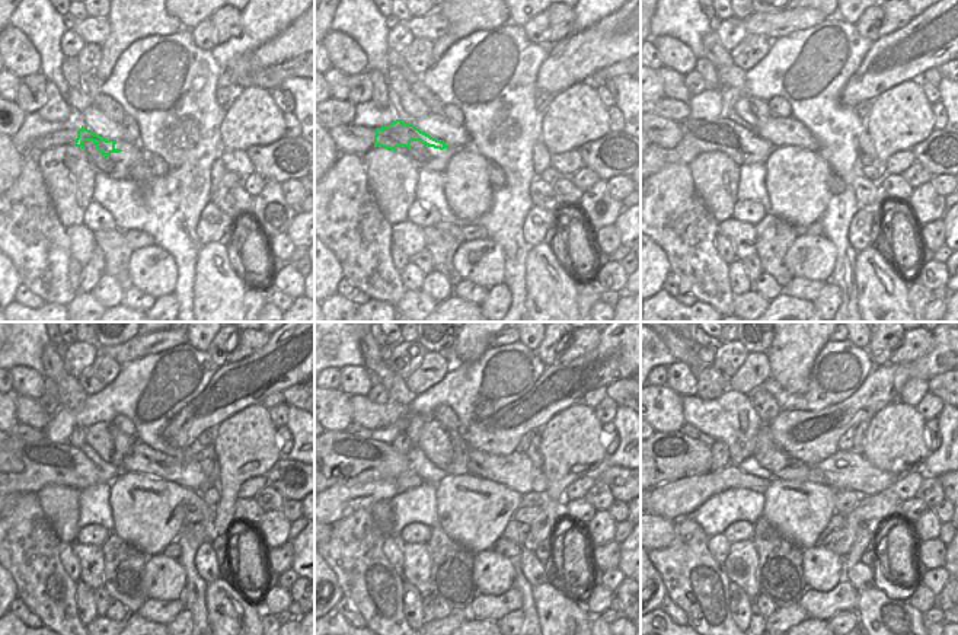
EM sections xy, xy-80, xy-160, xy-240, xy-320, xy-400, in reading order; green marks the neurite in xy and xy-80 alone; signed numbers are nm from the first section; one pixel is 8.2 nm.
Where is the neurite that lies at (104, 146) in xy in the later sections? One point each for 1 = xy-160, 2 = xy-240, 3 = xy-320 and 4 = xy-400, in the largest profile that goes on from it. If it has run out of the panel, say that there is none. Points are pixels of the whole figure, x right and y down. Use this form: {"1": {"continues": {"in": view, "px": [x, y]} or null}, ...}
{"1": {"continues": {"in": "xy-160", "px": [699, 136]}}, "2": {"continues": {"in": "xy-240", "px": [45, 463]}}, "3": {"continues": {"in": "xy-320", "px": [344, 459]}}, "4": {"continues": {"in": "xy-400", "px": [670, 456]}}}

